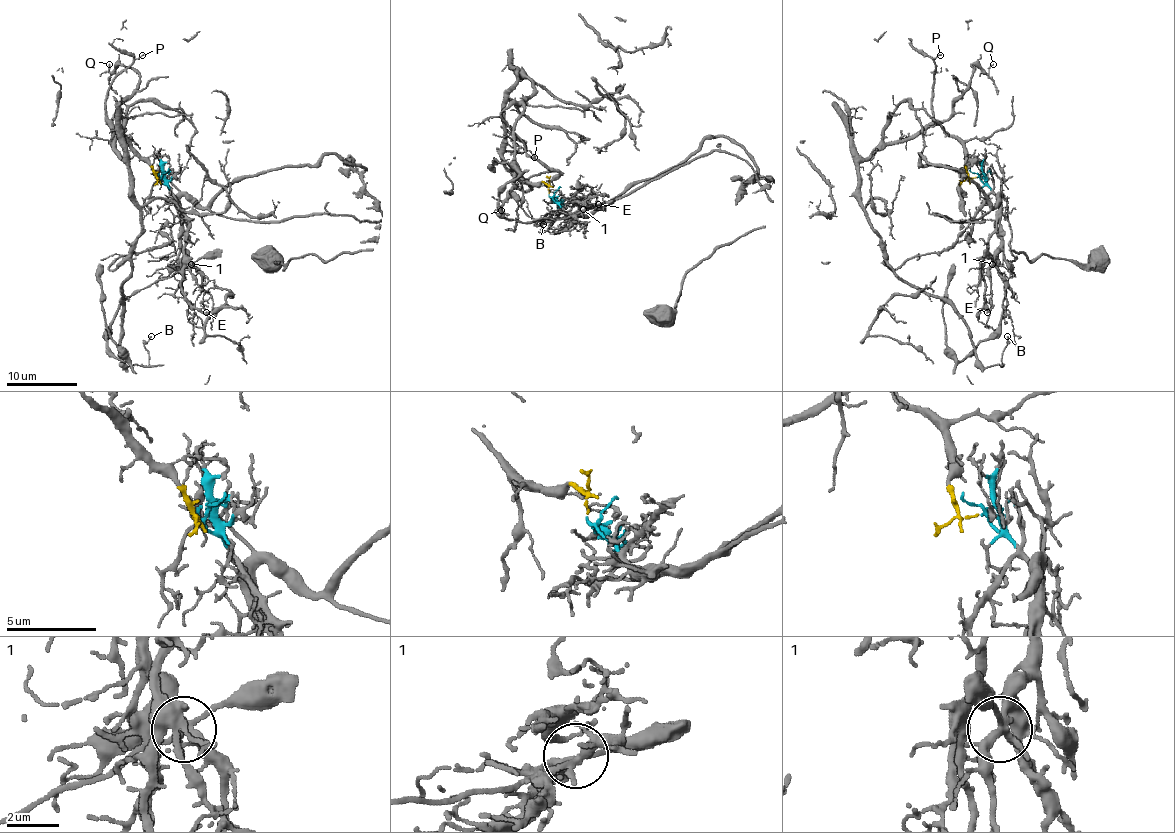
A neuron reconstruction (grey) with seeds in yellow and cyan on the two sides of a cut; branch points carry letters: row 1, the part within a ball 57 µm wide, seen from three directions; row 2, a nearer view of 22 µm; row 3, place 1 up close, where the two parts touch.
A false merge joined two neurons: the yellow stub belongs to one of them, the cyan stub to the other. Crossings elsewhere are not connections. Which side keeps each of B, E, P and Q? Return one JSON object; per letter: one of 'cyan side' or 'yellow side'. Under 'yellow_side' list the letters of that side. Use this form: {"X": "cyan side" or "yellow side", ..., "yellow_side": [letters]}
{"B": "yellow side", "E": "cyan side", "P": "yellow side", "Q": "yellow side", "yellow_side": ["B", "P", "Q"]}

